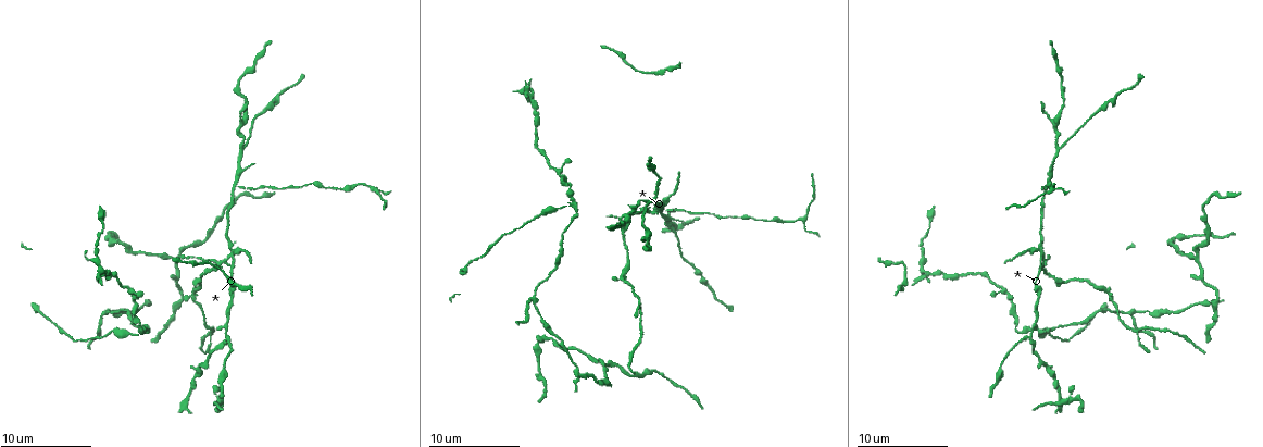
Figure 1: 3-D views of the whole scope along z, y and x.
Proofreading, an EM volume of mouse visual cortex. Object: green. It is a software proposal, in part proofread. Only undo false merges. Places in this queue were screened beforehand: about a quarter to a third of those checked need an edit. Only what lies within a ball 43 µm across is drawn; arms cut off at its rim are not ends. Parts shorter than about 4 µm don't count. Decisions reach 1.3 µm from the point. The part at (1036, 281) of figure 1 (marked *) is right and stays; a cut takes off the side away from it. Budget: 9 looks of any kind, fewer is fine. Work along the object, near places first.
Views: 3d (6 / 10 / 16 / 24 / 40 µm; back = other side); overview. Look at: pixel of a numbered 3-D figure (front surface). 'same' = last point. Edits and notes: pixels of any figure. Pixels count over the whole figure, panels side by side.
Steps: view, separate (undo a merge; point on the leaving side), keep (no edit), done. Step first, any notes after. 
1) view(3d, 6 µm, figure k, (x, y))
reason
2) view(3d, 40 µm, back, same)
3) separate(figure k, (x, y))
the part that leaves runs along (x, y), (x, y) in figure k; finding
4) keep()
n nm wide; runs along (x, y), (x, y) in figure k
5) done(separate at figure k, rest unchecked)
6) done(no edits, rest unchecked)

view(3d, 10 µm, figure 1, (229, 257))
arms part here

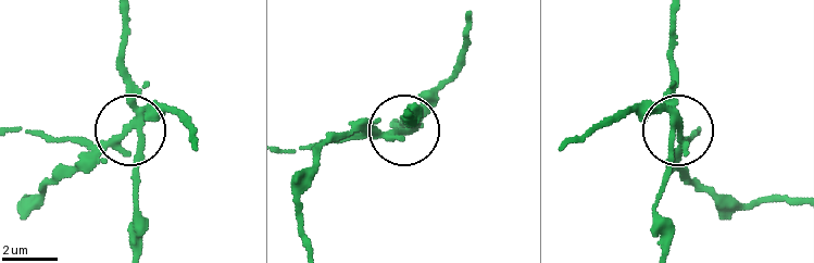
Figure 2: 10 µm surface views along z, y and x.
view(3d, 6 µm, figure 2, (128, 126))
zoom in

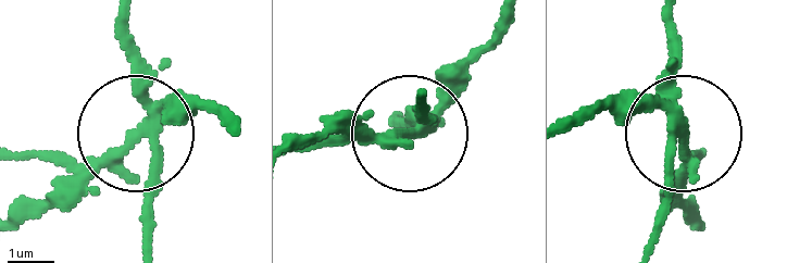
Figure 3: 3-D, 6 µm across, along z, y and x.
keep()
3 arms; runs along (141, 250), (153, 167), (137, 133), (129, 16) in figure 3; one cell here

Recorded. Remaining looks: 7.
view(3d, 10 µm, figure 1, (226, 336))
arms part here

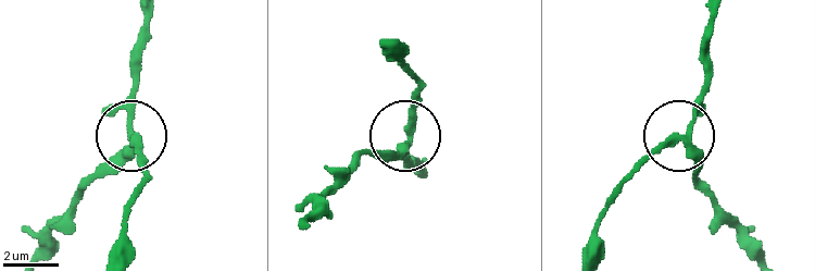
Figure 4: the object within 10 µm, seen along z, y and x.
keep()
side arm 9 µm; runs along (714, 22), (706, 85), (696, 113), (618, 187) in figure 4; one cell here

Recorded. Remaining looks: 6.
view(3d, 6 µm, figure 1, (1045, 329))
arms part here

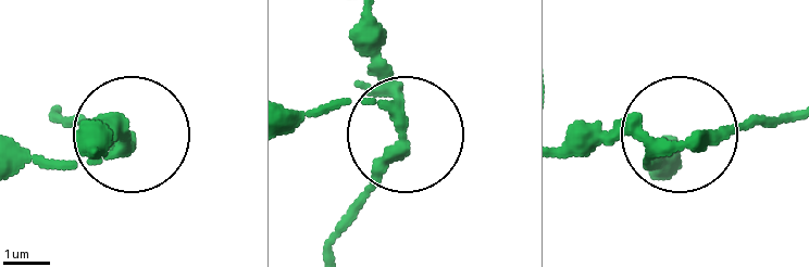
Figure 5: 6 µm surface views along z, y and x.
keep()
250 nm wide; one cell here

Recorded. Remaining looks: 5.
view(3d, 6 µm, figure 1, (1112, 302))
three-way junction

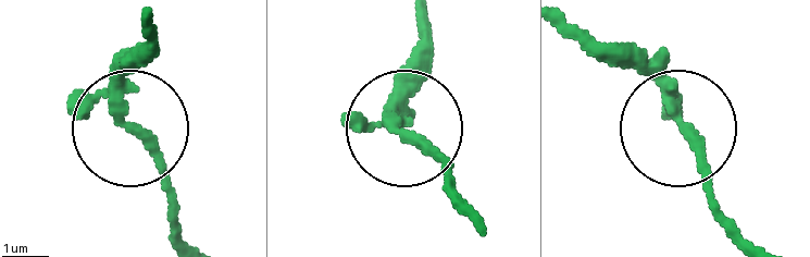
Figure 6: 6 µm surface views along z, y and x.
view(3d, 6 µm, back, figure 6, (129, 123))

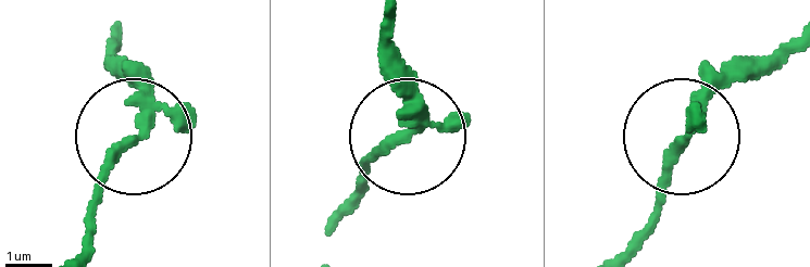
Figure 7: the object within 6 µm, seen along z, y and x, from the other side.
keep()
runs along (395, 23), (407, 136), (364, 170) in figure 7; continuous, no second cell

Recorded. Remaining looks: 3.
view(3d, 16 µm, figure 1, (196, 367))
arms part here

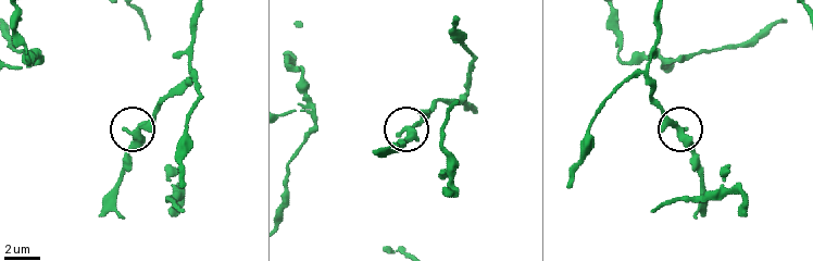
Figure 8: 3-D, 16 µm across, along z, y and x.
keep()
3 arms; runs along (660, 12), (649, 74), (657, 100), (690, 148), (696, 169) in figure 8; one cell here

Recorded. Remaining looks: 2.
done(no edits, rest unchecked)

